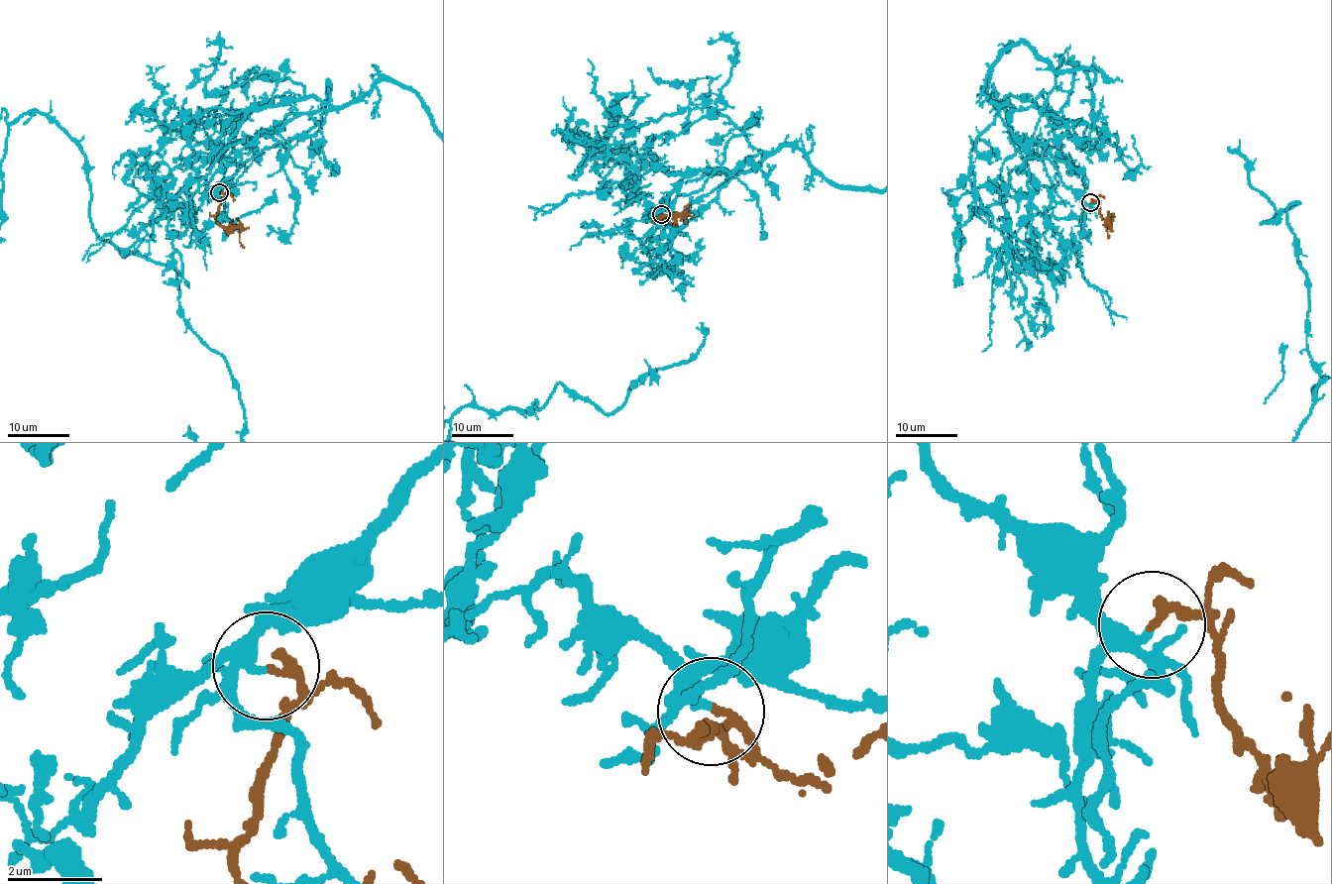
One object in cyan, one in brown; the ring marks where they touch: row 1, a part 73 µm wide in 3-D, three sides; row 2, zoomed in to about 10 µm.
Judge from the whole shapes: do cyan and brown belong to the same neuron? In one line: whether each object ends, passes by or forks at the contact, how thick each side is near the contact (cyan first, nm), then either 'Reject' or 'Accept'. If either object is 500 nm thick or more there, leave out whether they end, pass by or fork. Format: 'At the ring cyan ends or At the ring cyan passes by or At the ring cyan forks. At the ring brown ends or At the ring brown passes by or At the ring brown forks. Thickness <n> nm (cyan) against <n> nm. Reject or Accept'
At the ring cyan passes by. At the ring brown ends. Thickness 200 nm (cyan) against 190 nm. Accept

